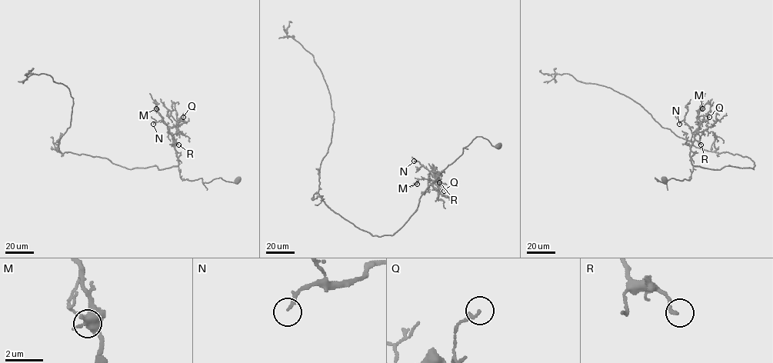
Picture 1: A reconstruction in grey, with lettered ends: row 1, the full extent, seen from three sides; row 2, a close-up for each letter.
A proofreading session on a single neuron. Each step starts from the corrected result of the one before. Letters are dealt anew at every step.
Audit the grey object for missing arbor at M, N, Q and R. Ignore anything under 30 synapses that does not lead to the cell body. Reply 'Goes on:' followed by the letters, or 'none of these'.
Goes on: none of these

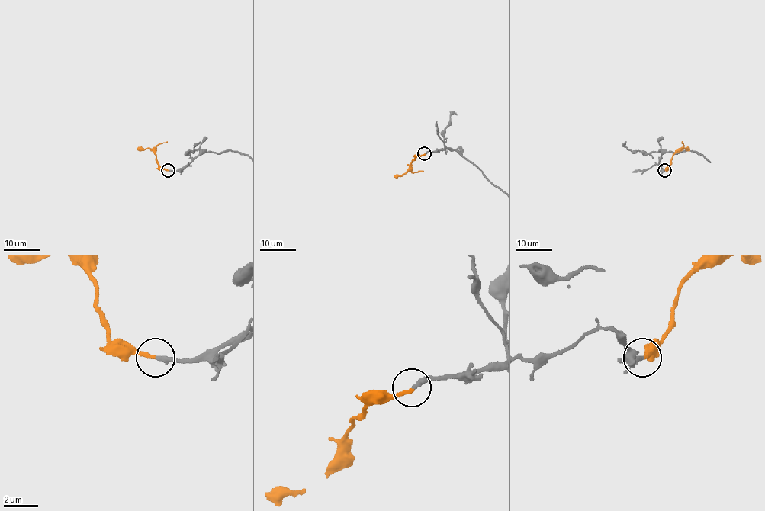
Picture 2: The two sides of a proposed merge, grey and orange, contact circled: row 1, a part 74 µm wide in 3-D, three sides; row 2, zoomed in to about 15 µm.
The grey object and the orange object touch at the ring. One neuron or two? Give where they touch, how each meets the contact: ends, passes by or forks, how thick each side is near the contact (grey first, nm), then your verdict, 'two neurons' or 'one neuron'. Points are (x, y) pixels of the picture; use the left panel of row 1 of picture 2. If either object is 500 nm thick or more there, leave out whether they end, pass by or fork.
place (168, 170); grey ends; orange ends; calibres 280 and 220 nm; one neuron

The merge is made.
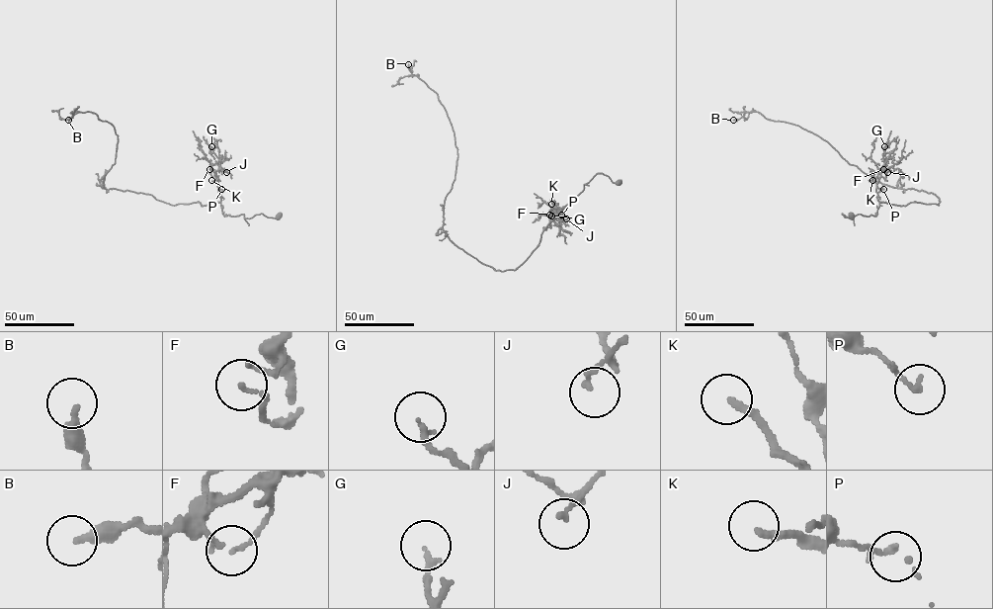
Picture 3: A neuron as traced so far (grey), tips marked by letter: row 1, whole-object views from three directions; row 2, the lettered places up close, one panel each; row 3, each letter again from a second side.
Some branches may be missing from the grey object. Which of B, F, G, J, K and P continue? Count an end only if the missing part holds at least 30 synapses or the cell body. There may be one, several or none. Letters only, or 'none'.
K

